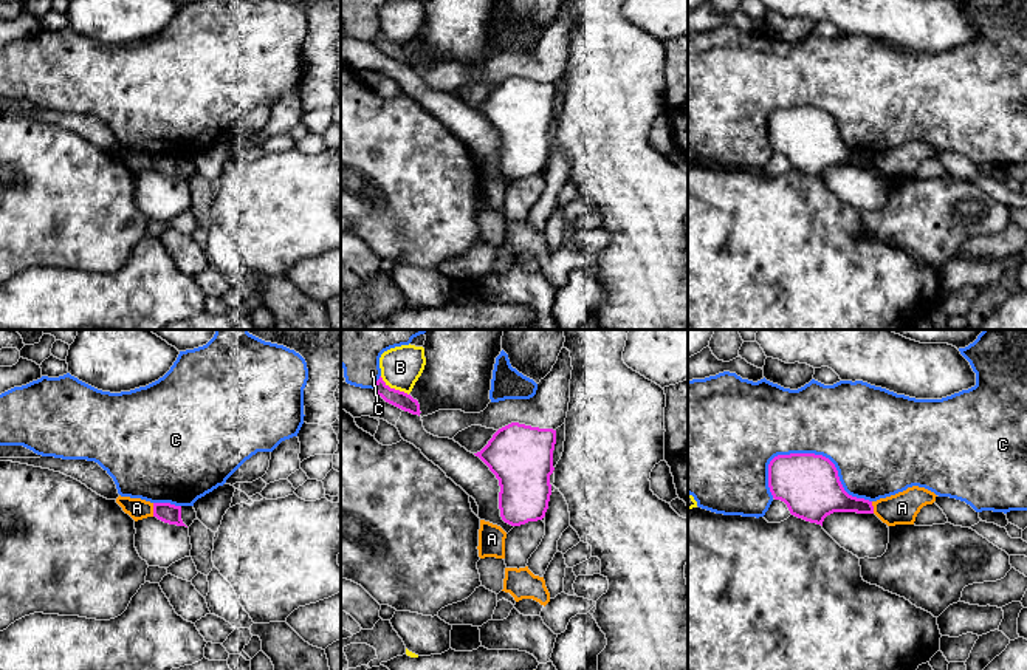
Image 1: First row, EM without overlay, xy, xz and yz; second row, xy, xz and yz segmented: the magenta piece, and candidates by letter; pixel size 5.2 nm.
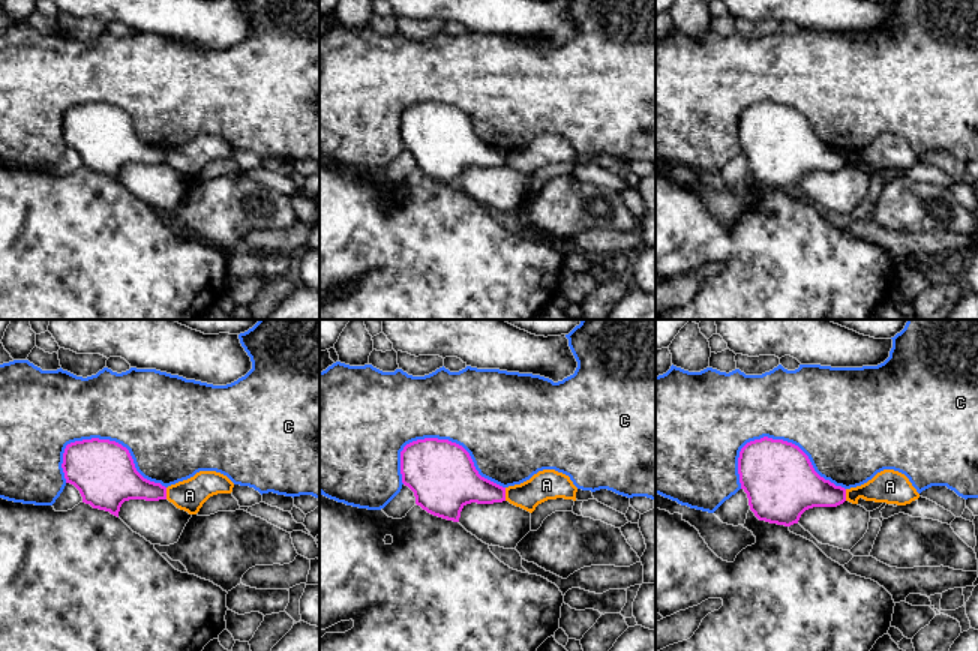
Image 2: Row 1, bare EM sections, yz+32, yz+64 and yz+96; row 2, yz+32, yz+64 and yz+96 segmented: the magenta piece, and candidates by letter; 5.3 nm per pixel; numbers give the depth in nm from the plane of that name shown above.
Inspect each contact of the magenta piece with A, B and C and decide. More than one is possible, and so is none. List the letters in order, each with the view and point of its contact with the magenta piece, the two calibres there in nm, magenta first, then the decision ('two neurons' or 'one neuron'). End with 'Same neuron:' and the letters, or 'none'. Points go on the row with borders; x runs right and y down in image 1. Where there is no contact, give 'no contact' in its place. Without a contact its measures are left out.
A: xy (154, 509) | 100/110 nm | two neurons
B: xz (394, 389) | 90/200 nm | two neurons
C: yz (824, 457) | 320/480 nm | two neurons
Same neuron: none

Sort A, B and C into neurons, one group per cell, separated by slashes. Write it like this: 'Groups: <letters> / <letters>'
Groups: A / B / C

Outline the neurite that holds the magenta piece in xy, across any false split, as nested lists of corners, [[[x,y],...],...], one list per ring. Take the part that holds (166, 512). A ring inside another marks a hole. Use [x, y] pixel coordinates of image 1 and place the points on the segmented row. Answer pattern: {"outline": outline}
{"outline": [[[153,503],[153,517],[169,525],[186,526],[181,520],[181,506]]]}

